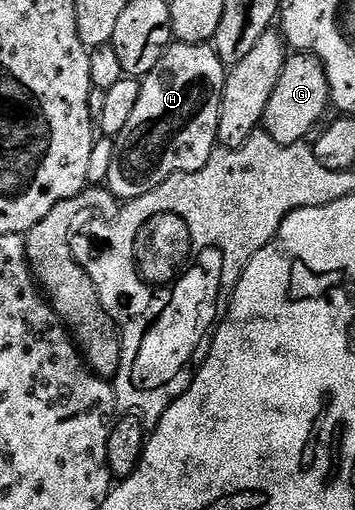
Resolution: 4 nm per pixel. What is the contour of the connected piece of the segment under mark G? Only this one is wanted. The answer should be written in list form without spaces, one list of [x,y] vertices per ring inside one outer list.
[[[289,53],[284,60],[282,76],[278,76],[278,84],[274,84],[270,104],[266,104],[263,133],[270,135],[275,142],[283,146],[304,142],[307,134],[321,125],[320,117],[327,110],[330,110],[330,91],[324,66],[313,54]]]

